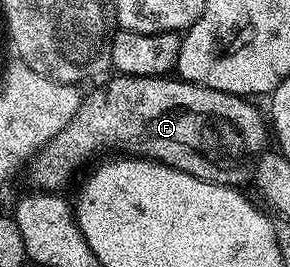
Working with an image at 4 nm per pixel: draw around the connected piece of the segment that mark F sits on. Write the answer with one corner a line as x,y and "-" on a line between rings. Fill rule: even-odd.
113,75
109,84
96,88
81,99
78,110
70,122
49,144
44,145
35,157
36,176
48,190
60,190
68,175
75,170
80,160
98,148
110,146
121,148
124,154
137,158
156,160
159,164
182,170
202,182
243,185
243,180
250,176
250,165
265,151
264,143
270,140
266,127
266,116
255,108
251,99
224,92
221,88
208,88
205,84
193,84
190,80
171,78
167,75
134,76

